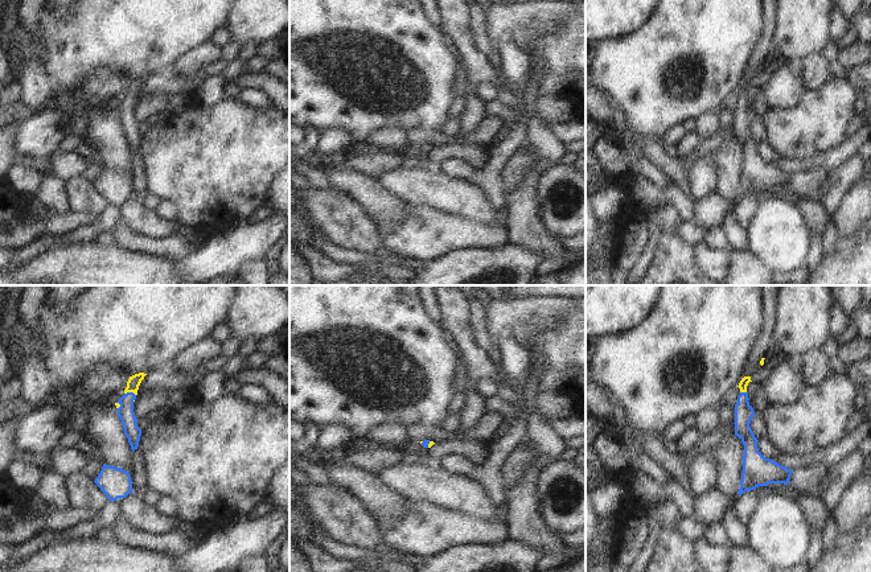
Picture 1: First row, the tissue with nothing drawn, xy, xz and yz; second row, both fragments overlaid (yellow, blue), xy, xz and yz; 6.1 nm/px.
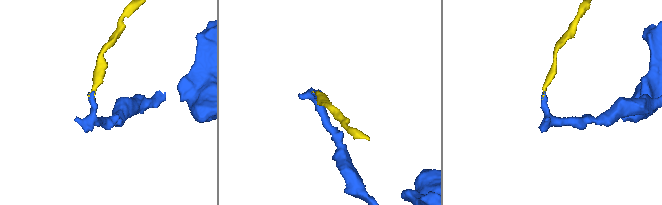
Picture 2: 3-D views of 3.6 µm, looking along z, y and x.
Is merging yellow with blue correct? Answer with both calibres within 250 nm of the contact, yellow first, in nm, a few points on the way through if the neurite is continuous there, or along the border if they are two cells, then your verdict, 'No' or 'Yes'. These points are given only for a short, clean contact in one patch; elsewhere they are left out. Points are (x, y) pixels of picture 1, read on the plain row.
Thickness 80 nm (yellow) against 100 nm. Path across: xy (134, 86), (130, 95), (126, 116). Yes

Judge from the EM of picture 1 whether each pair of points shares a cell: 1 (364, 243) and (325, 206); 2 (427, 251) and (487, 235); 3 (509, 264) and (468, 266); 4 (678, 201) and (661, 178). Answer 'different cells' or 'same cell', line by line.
1: same cell
2: same cell
3: same cell
4: different cells

